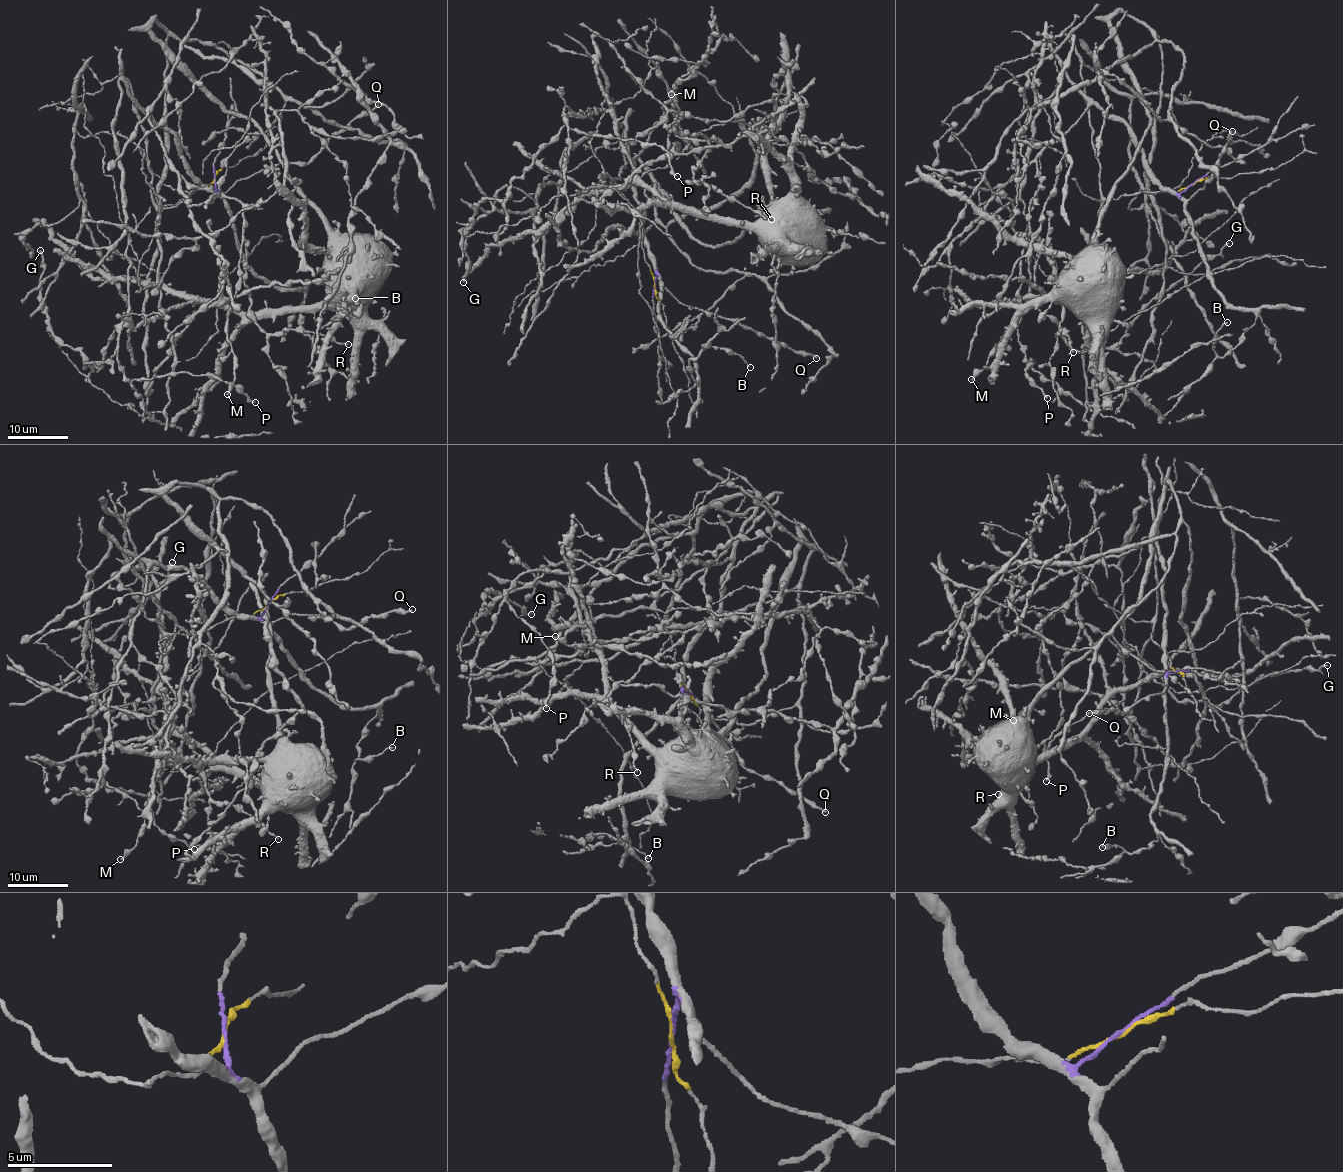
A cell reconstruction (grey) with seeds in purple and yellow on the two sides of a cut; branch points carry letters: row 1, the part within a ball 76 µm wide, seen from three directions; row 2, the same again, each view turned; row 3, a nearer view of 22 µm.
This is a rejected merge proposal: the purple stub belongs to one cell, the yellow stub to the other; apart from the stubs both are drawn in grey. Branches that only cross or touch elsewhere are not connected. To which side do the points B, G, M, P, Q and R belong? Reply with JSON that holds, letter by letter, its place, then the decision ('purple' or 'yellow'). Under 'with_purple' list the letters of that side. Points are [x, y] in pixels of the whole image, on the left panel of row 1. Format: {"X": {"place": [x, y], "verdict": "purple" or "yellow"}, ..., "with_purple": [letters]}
{"B": {"place": [355, 298], "verdict": "purple"}, "G": {"place": [40, 250], "verdict": "purple"}, "M": {"place": [227, 394], "verdict": "purple"}, "P": {"place": [255, 402], "verdict": "purple"}, "Q": {"place": [378, 104], "verdict": "purple"}, "R": {"place": [348, 344], "verdict": "purple"}, "with_purple": ["B", "G", "M", "P", "Q", "R"]}

